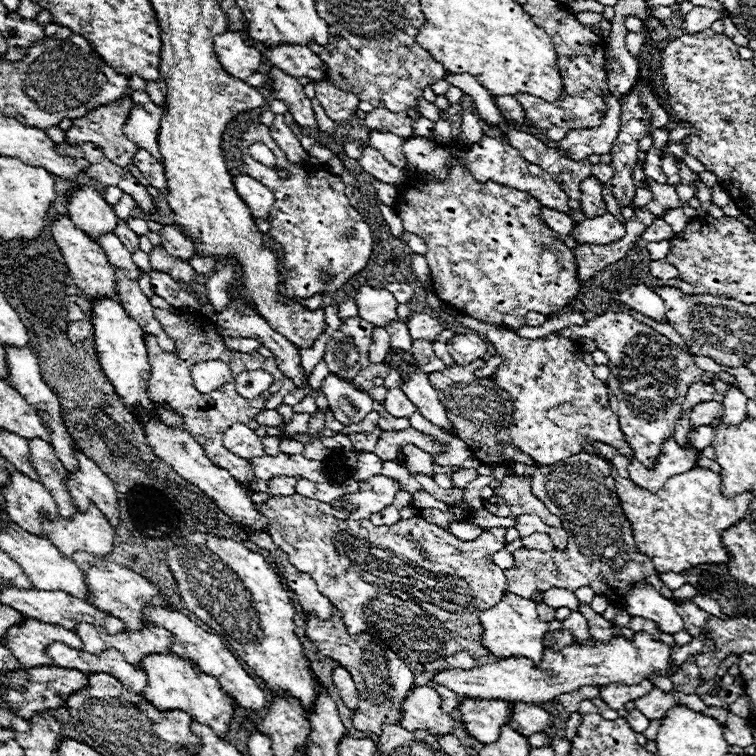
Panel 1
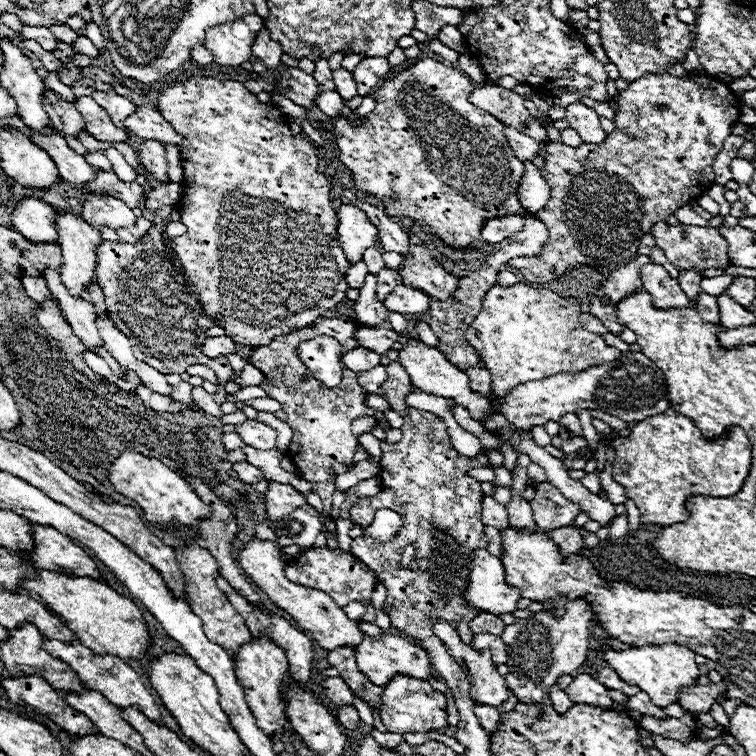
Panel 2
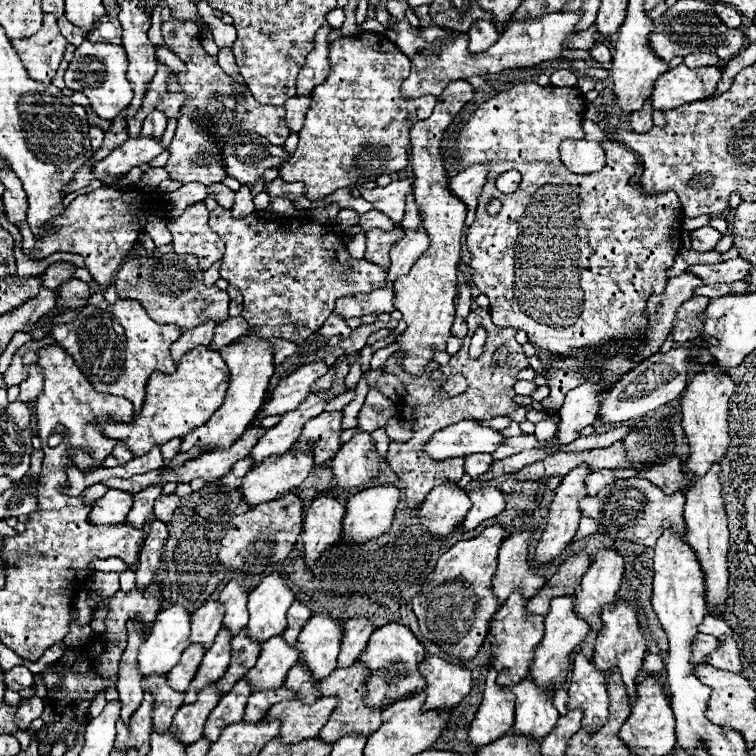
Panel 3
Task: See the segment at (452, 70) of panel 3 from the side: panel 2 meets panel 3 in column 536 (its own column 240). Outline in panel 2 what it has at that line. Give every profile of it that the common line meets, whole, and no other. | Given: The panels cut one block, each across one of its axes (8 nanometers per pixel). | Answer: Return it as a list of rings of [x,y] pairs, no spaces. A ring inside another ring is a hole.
[[[248,14],[244,18],[208,28],[202,46],[212,52],[216,64],[236,66],[250,60],[252,42],[256,38],[258,28],[262,26],[264,20],[258,14]]]

